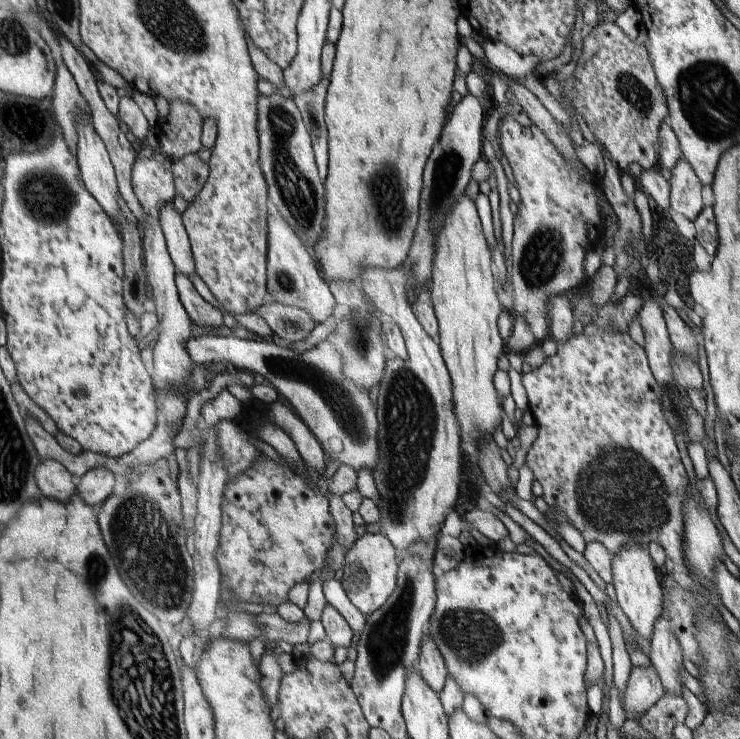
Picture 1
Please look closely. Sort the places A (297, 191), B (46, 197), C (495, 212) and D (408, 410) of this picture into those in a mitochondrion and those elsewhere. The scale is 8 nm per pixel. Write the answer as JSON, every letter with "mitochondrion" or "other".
{"A":"mitochondrion","B":"mitochondrion","C":"other","D":"mitochondrion"}

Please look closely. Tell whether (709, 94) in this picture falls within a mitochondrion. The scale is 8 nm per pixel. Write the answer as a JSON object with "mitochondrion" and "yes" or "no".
{"mitochondrion":"yes"}

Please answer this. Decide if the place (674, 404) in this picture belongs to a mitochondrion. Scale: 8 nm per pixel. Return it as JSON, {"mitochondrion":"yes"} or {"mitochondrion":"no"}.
{"mitochondrion":"yes"}

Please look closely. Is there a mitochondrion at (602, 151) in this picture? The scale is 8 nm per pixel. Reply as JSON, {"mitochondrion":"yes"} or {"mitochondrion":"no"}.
{"mitochondrion":"no"}

